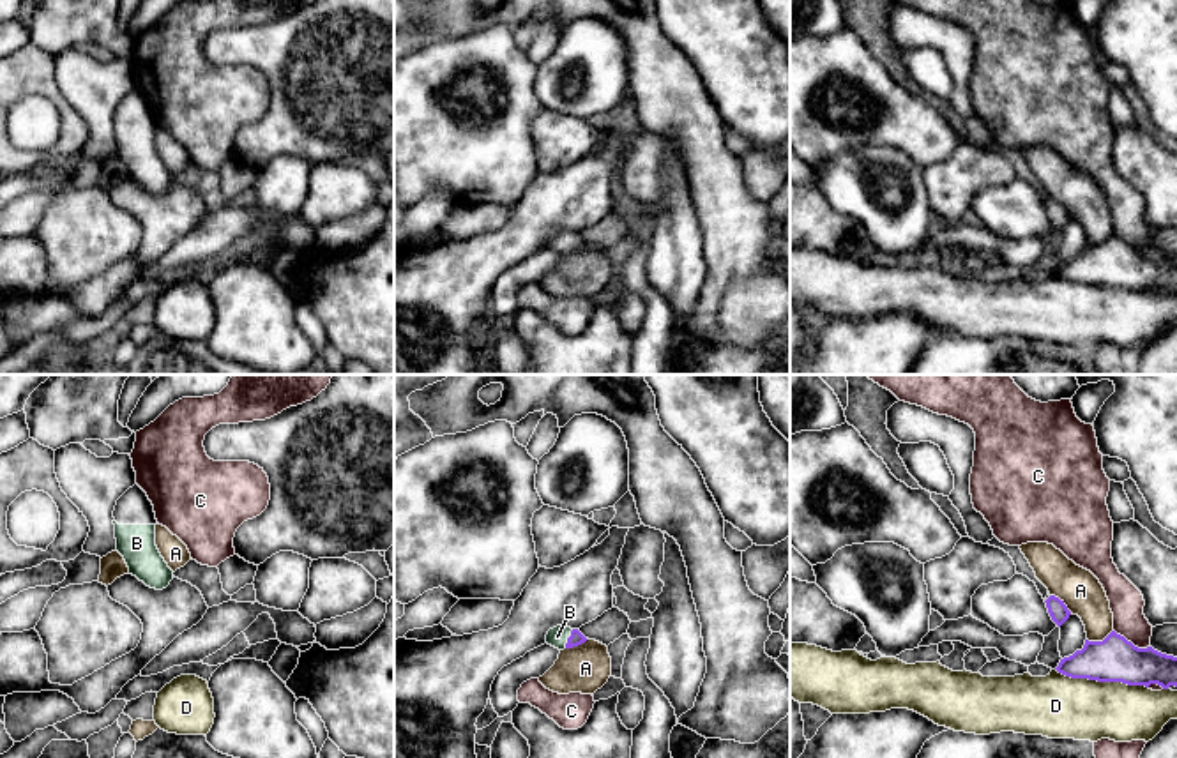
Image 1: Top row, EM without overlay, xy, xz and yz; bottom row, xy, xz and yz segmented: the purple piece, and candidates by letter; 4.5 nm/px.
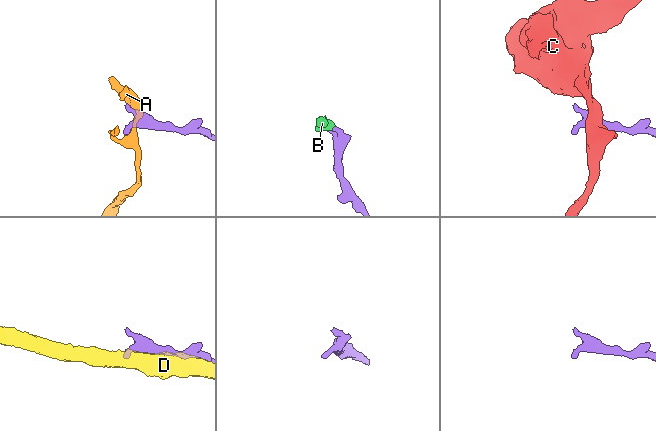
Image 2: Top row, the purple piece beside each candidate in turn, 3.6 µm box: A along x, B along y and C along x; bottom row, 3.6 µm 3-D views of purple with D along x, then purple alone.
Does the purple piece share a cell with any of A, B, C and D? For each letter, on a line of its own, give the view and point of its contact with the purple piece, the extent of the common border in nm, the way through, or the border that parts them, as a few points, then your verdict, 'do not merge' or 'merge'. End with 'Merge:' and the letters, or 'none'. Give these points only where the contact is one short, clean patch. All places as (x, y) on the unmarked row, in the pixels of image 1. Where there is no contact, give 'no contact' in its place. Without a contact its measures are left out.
A: contact yz (1100, 246); length 130 nm; do not merge
B: contact xz (568, 242); length 100 nm; way xz (577, 242), (568, 242), (557, 241); merge
C: contact yz (1130, 246); length 190 nm; border yz (1114, 234), (1135, 250), (1149, 251); do not merge
D: contact yz (1101, 285); length 440 nm; do not merge
Merge: B

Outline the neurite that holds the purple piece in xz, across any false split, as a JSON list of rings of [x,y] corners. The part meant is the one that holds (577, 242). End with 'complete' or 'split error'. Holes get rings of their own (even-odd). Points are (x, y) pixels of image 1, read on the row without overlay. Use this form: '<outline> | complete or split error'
[[[557,230],[557,231],[550,233],[546,239],[546,247],[558,254],[573,253],[585,246],[587,246],[587,242],[578,233],[571,233],[566,230]]] | split error

